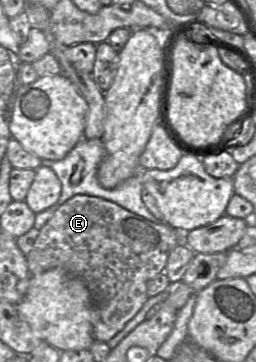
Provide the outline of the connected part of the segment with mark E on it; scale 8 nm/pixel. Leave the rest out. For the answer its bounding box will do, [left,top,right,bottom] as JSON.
[26,194,185,342]

